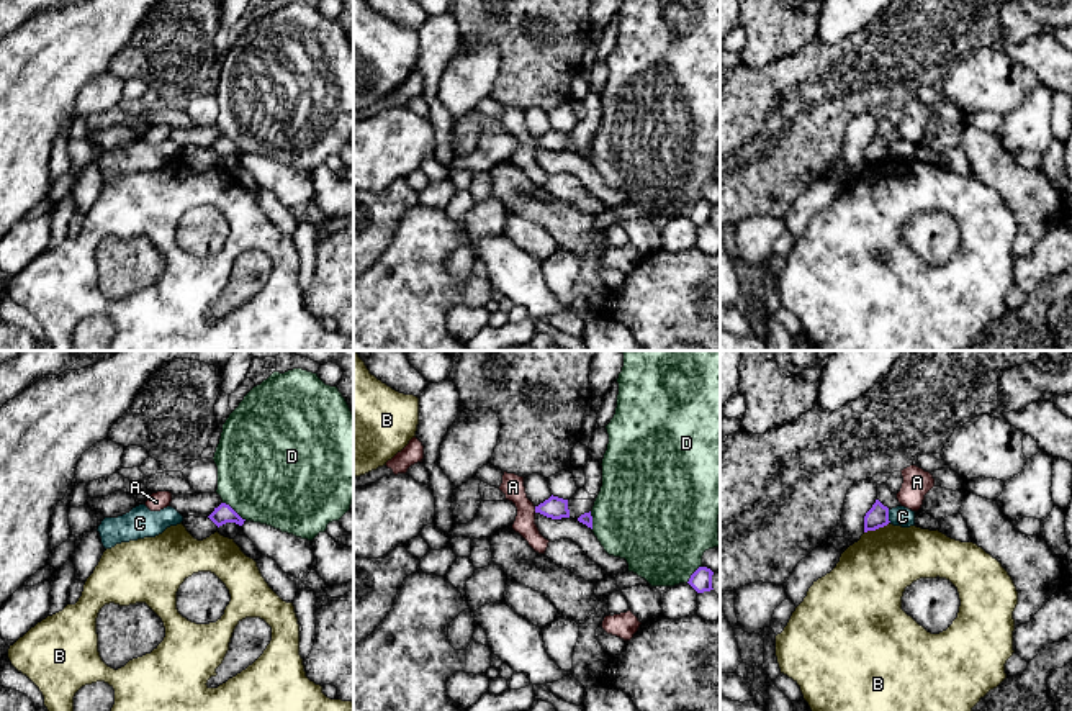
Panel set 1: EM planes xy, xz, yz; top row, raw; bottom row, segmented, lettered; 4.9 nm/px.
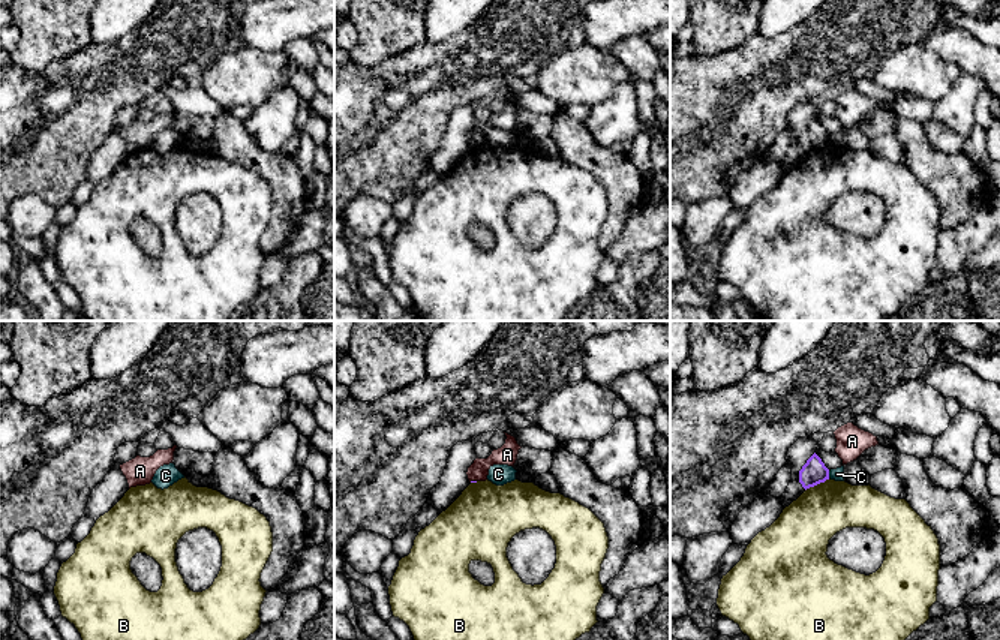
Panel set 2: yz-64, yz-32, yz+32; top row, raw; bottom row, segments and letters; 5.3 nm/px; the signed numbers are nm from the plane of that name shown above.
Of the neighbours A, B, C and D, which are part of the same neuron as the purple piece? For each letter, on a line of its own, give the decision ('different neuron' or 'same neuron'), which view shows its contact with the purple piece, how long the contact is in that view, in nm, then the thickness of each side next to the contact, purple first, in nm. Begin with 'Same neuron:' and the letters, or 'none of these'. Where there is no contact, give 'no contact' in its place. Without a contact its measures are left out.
Same neuron: none of these
A: different neuron | xz | 30 nm | 110/110 nm
B: different neuron | yz | 140 nm | 110/360 nm
C: different neuron | yz | 70 nm | 110/100 nm
D: different neuron | xy | 150 nm | 90/500 nm

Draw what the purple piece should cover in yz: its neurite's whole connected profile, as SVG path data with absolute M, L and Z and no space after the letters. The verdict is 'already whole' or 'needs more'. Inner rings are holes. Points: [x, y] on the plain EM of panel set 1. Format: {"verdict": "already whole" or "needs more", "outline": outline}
{"verdict": "already whole", "outline": "M876 133L872 141L864 149L864 165L876 164L887 159L889 156L889 141L884 139L879 133Z"}

